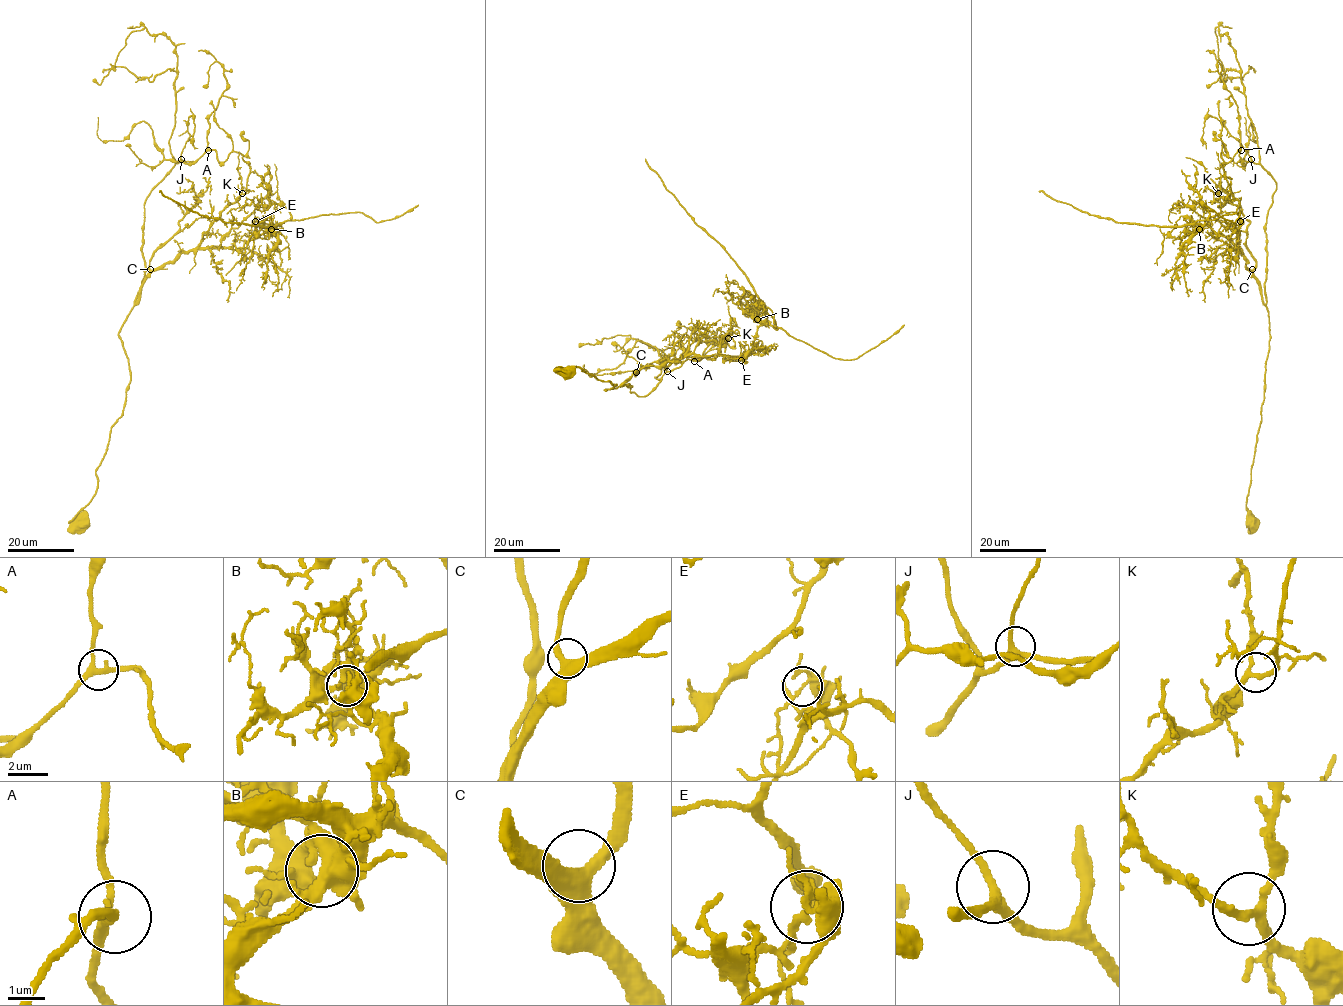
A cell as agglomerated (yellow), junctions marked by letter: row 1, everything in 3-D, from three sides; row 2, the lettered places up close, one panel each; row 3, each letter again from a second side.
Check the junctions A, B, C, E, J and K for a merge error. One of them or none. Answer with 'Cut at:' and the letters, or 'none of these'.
Cut at: E

